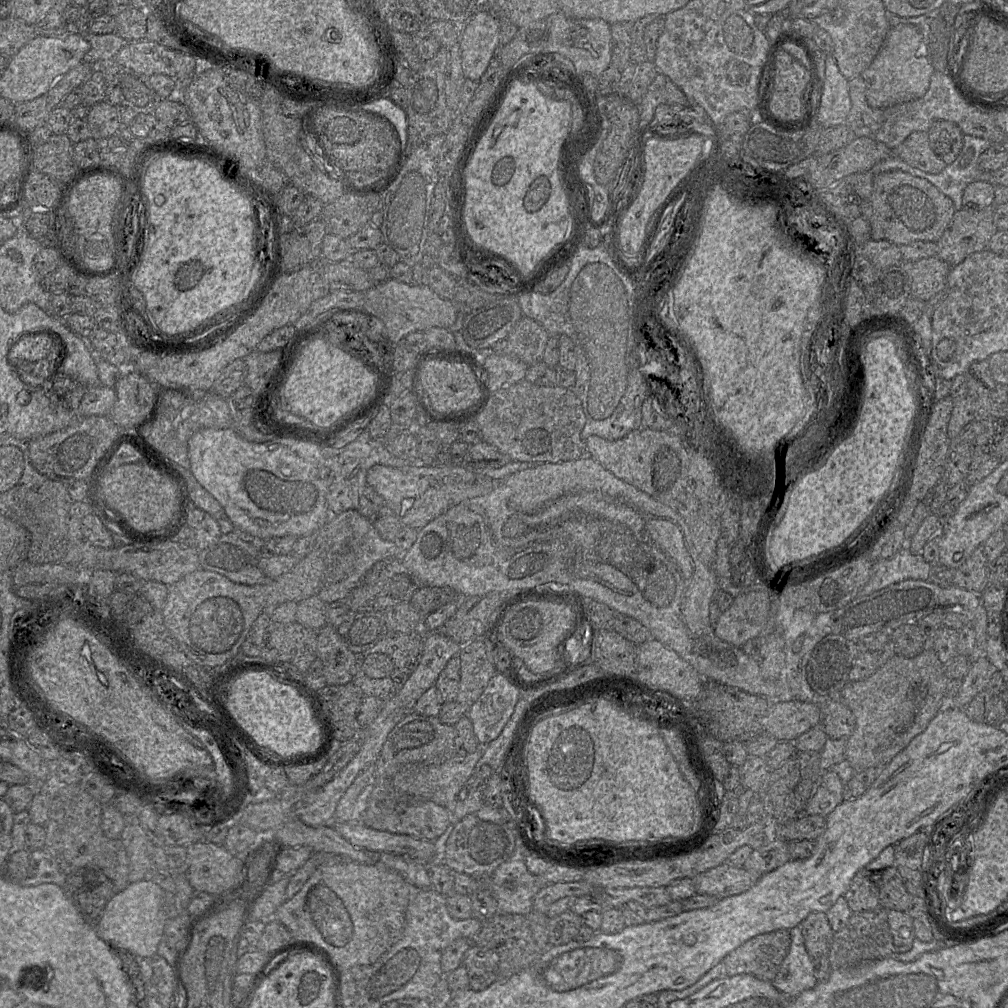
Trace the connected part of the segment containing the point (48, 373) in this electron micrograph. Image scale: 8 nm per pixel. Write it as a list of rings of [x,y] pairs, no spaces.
[[[50,333],[22,336],[8,353],[8,362],[30,388],[49,390],[49,382],[63,359],[63,346]]]

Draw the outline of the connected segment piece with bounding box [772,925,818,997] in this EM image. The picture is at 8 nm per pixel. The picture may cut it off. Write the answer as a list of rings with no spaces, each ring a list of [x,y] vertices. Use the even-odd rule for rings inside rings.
[[[797,925],[789,931],[791,945],[772,984],[781,993],[795,997],[818,982],[814,976],[813,958],[804,944],[801,926]]]

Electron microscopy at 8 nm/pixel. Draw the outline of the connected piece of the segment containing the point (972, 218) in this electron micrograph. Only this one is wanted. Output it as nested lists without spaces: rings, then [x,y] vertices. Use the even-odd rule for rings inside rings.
[[[963,208],[955,211],[943,235],[936,242],[938,246],[936,256],[947,262],[951,267],[956,266],[970,254],[988,249],[988,244],[997,230],[993,221],[993,208],[981,210]]]

